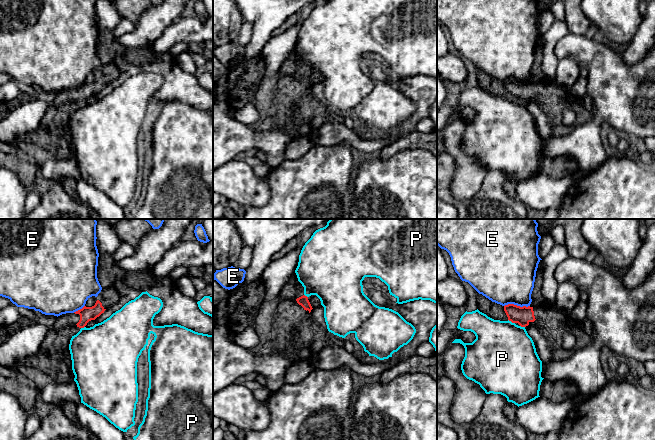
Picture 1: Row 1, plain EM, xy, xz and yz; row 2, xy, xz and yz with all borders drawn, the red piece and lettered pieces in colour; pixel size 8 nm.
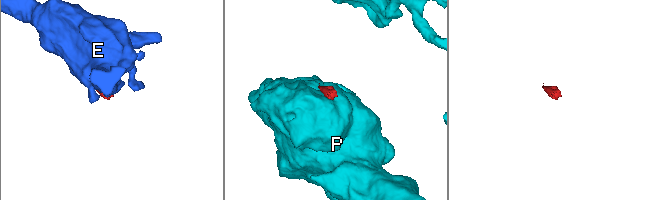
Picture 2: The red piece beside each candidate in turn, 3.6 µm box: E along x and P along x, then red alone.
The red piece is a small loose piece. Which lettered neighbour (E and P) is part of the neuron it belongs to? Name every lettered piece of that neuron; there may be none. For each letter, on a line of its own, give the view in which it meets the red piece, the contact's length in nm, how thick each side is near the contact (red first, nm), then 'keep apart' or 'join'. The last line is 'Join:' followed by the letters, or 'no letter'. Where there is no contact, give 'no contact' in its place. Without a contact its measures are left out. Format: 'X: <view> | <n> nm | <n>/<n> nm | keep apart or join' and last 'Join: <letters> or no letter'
E: yz | 200 nm | 140/460 nm | keep apart
P: yz | 70 nm | 140/480 nm | keep apart
Join: no letter

